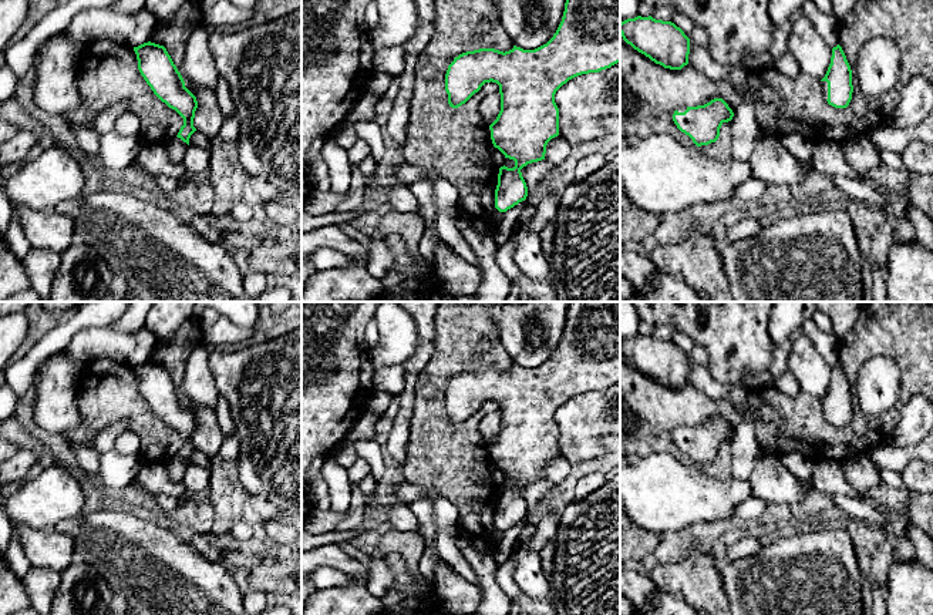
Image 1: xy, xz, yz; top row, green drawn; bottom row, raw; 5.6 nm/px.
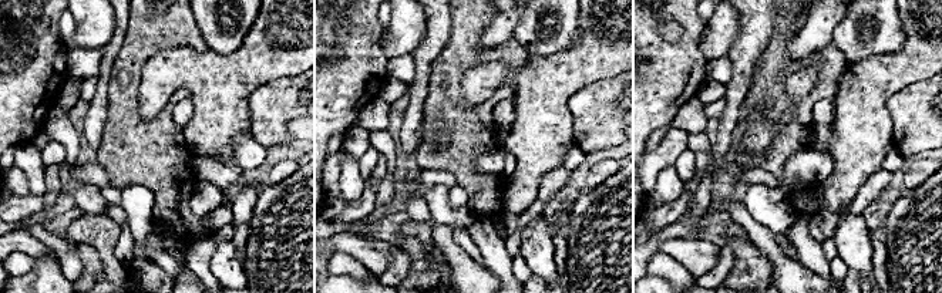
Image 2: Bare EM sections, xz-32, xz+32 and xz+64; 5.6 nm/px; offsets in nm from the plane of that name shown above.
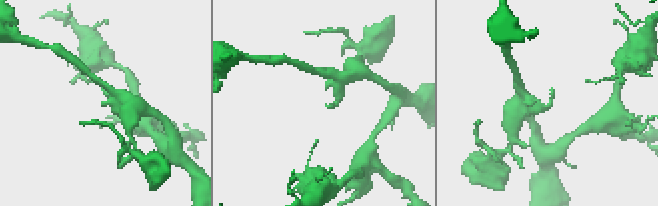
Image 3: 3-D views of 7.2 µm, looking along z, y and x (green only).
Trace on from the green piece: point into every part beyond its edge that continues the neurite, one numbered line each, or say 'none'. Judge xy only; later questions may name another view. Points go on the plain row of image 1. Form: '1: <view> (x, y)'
none

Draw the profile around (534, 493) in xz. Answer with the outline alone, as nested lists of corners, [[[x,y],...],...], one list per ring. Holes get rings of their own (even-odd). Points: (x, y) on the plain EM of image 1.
[[[542,478],[528,483],[521,488],[528,505],[528,515],[525,520],[503,531],[498,547],[492,551],[495,562],[498,565],[505,562],[511,557],[515,542],[521,538],[522,528],[529,522],[529,515],[532,514],[535,507],[548,497],[553,487],[555,484],[552,481],[549,481],[548,478]]]

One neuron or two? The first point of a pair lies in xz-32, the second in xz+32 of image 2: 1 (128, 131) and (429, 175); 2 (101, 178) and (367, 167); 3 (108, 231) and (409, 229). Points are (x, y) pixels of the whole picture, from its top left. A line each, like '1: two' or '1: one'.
1: two
2: two
3: one

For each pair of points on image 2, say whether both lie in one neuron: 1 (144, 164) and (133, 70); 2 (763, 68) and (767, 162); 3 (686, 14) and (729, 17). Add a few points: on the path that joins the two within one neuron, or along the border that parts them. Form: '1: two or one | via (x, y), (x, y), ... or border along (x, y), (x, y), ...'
1: one | via (128, 141), (125, 135), (125, 93)
2: one | via (763, 91), (766, 103), (784, 121), (784, 140)
3: two | border along (705, 23), (700, 50), (706, 57)

